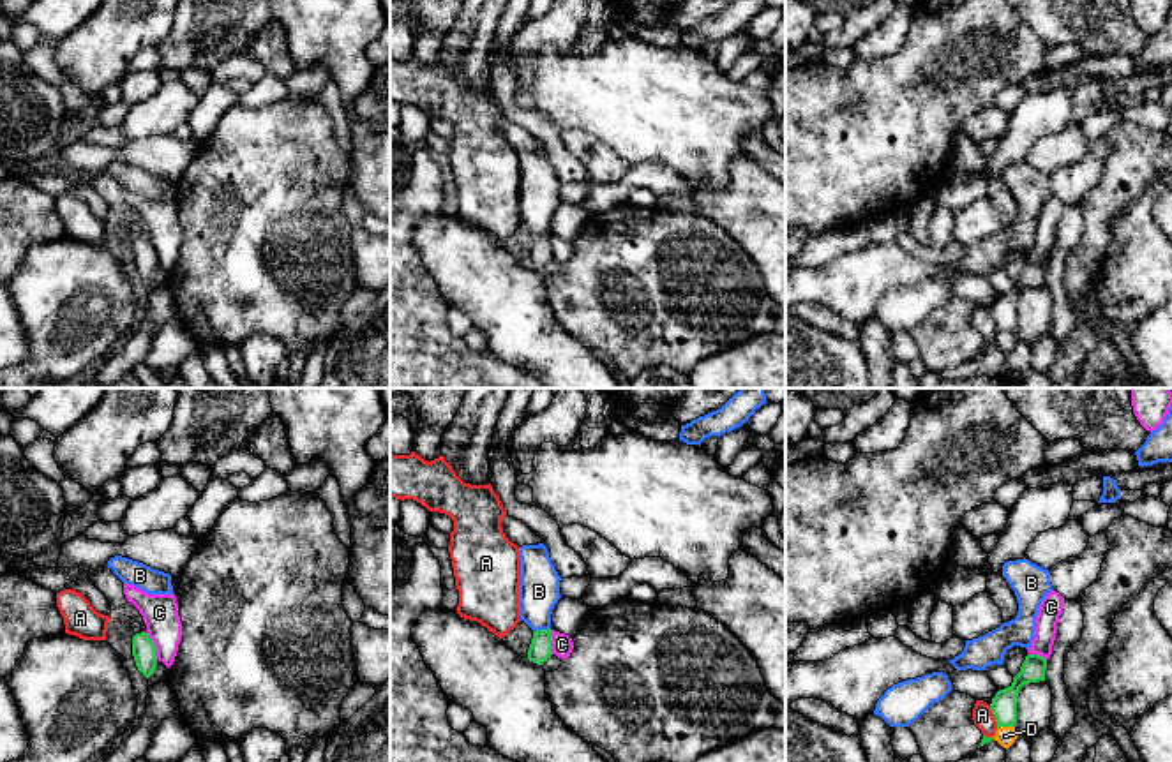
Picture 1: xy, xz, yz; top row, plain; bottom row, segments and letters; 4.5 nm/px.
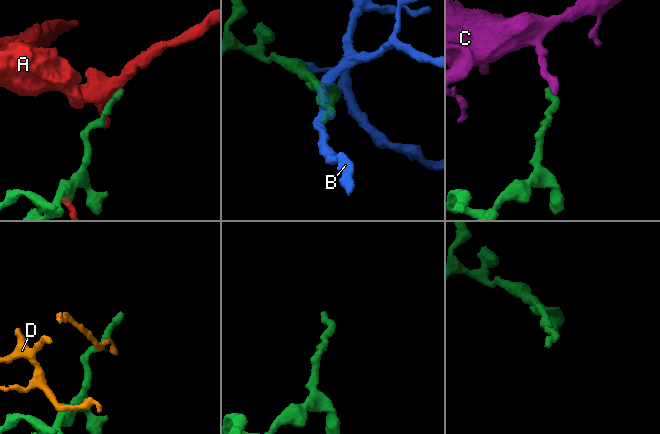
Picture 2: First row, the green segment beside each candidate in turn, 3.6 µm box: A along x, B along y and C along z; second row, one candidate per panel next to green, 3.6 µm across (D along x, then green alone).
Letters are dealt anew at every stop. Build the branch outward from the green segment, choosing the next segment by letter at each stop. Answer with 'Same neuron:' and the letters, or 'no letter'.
Same neuron: no letter

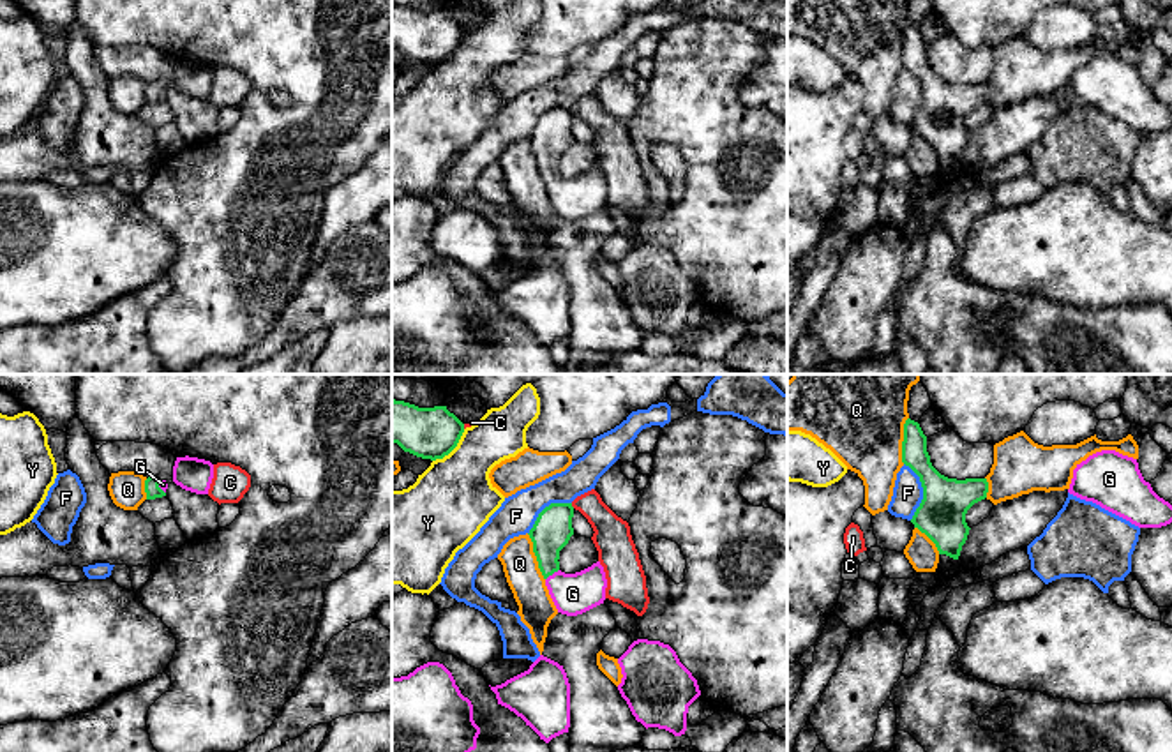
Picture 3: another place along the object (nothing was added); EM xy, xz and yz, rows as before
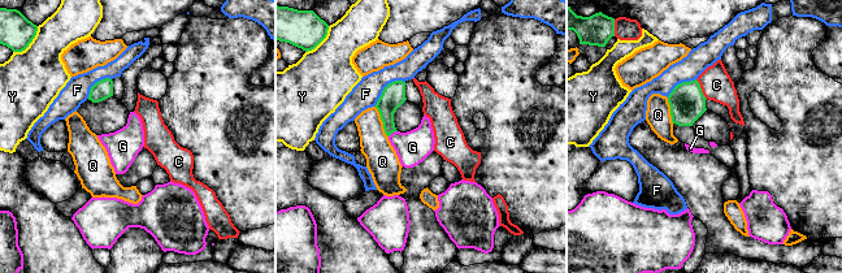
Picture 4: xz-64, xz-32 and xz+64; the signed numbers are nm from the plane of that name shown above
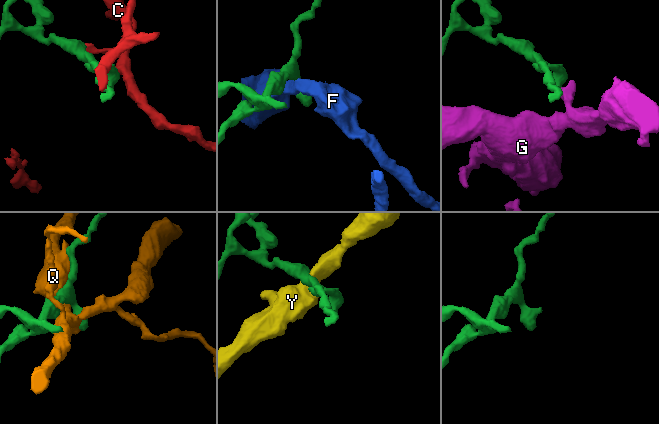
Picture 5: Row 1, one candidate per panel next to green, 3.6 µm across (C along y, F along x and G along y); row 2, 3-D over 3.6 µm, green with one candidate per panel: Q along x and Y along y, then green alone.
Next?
Same neuron: G

